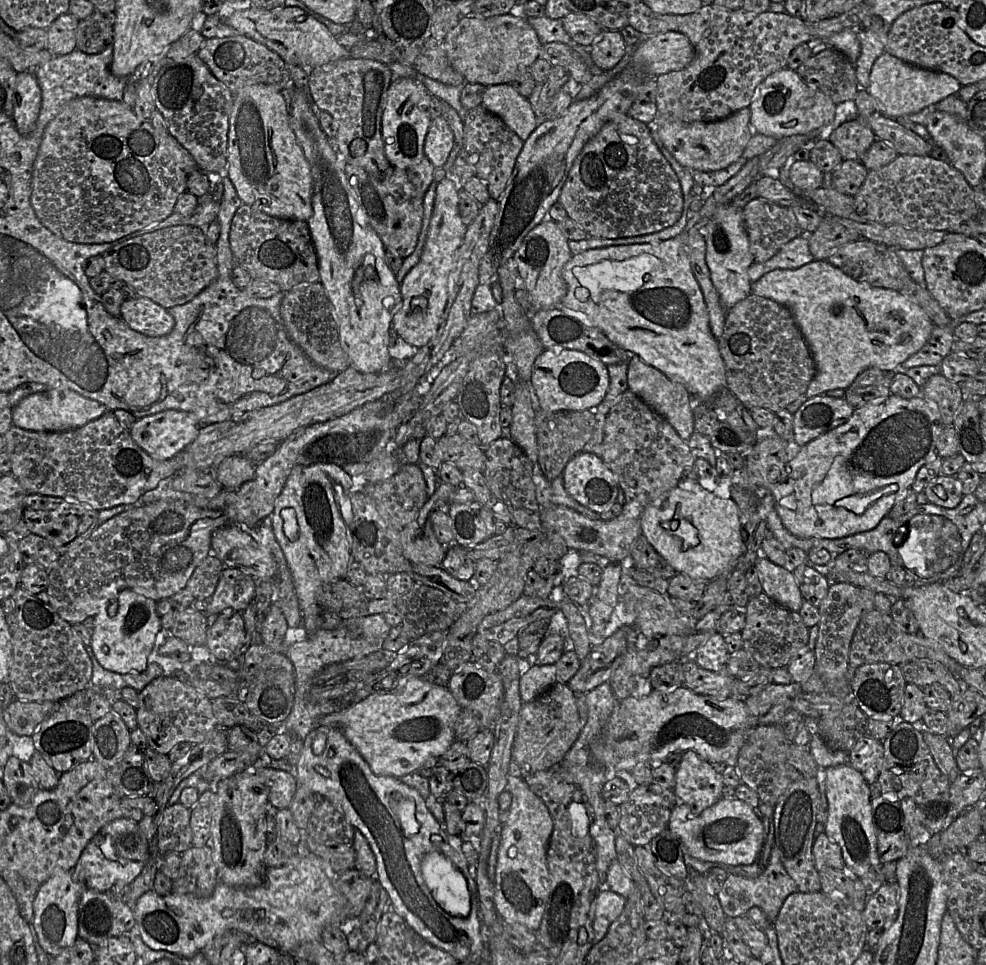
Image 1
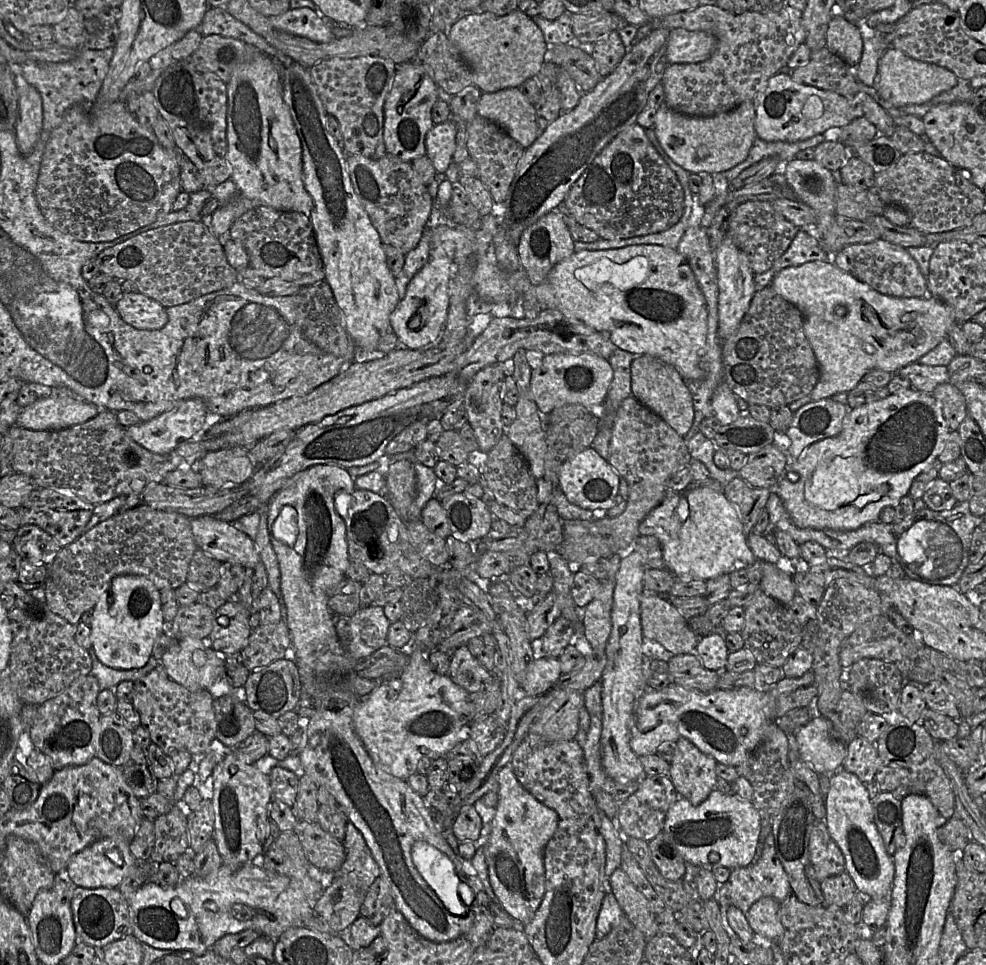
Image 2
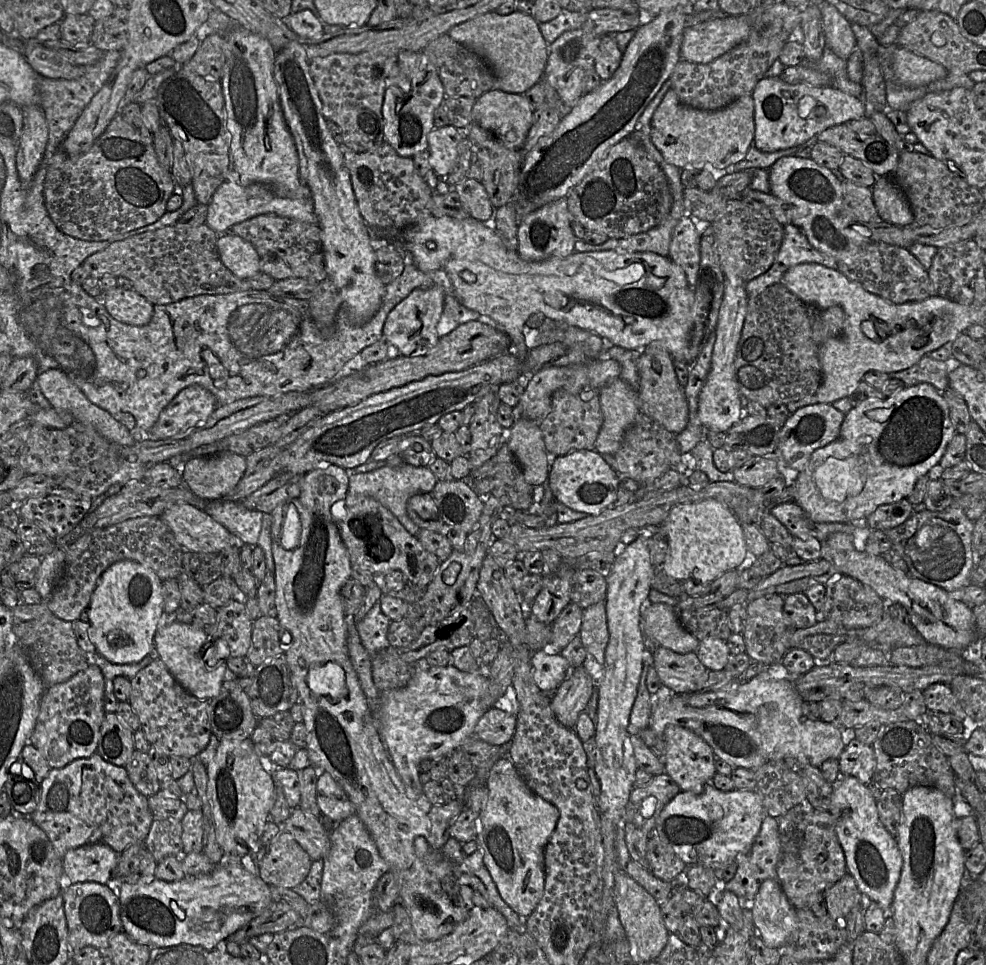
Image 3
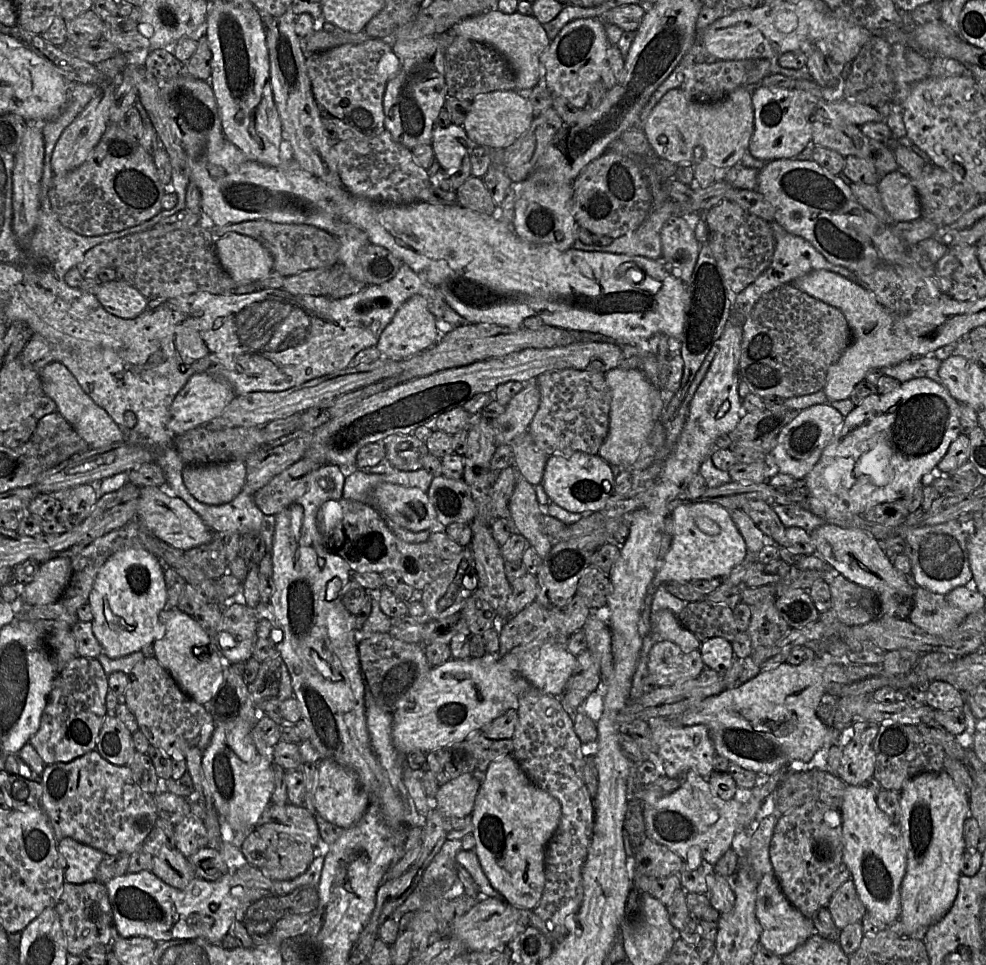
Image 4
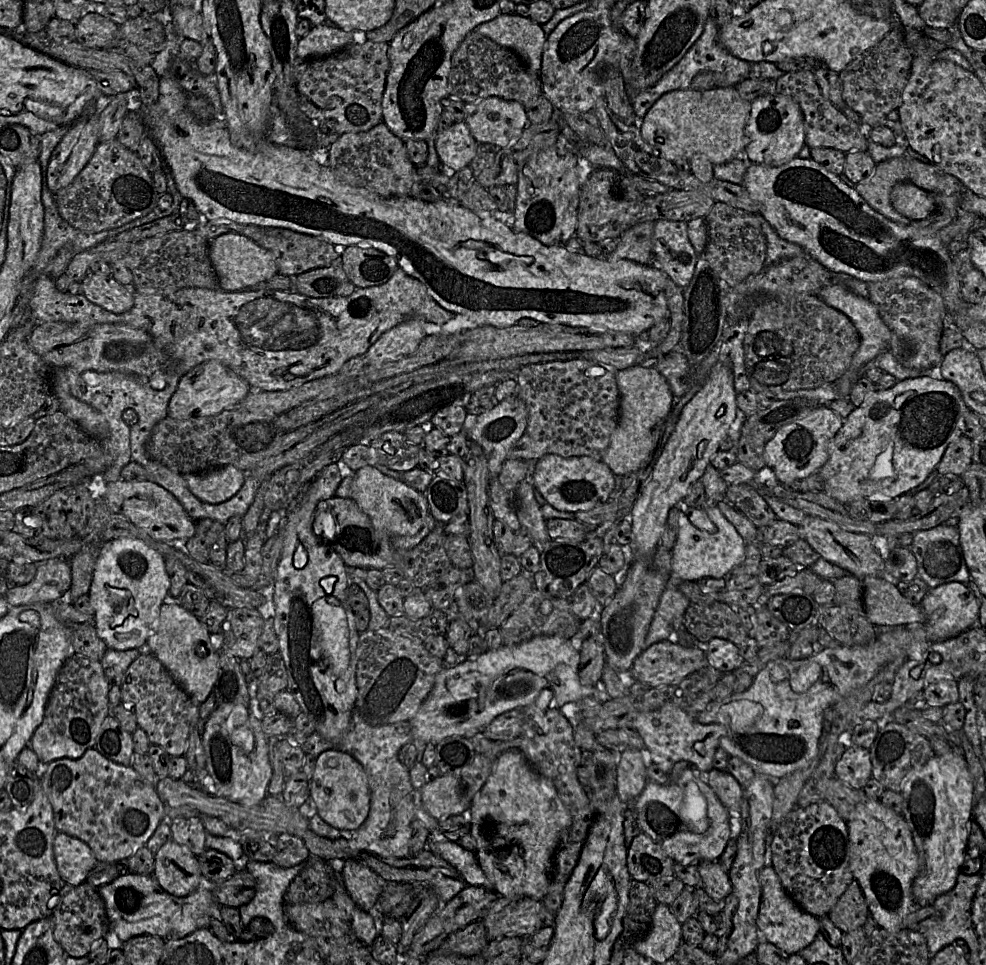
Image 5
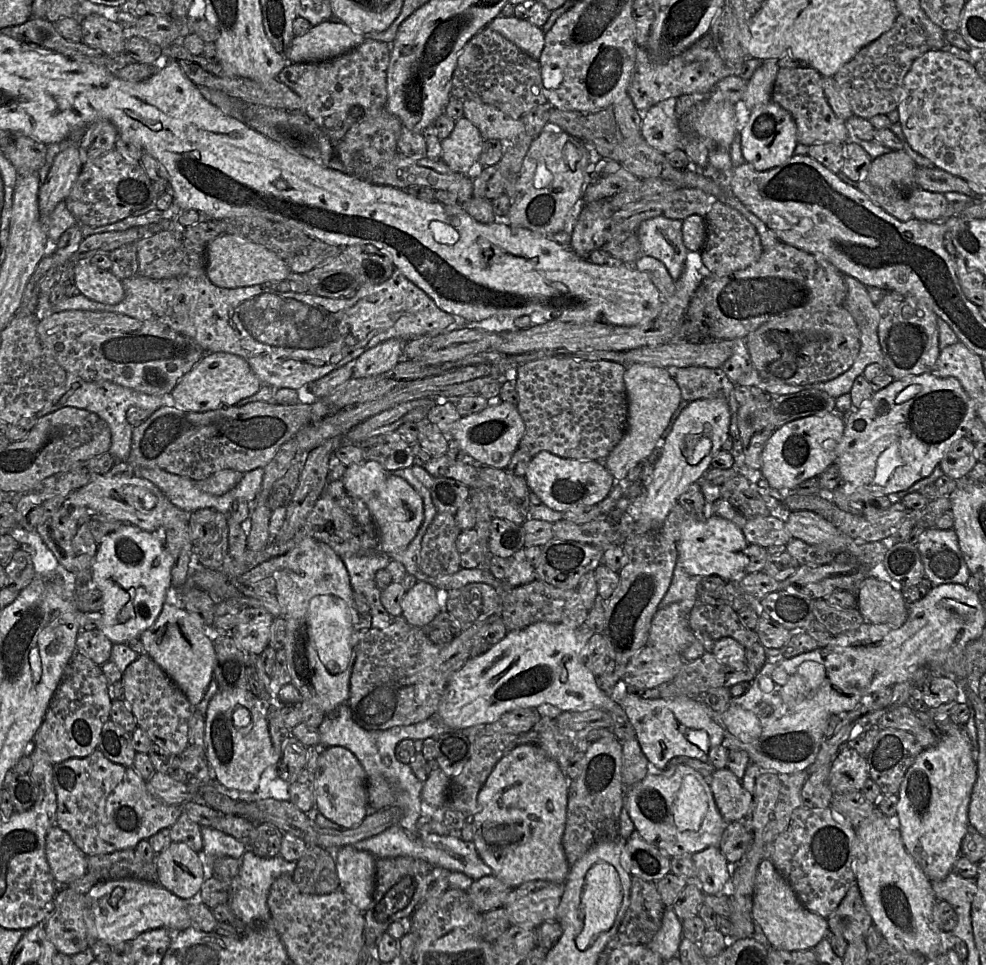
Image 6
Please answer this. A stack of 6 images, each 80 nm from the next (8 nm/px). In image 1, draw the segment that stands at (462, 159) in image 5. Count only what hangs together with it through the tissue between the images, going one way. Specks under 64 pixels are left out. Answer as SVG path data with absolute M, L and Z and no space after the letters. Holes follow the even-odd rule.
M431 119L424 142L424 155L435 168L445 164L454 145L454 134L445 119Z

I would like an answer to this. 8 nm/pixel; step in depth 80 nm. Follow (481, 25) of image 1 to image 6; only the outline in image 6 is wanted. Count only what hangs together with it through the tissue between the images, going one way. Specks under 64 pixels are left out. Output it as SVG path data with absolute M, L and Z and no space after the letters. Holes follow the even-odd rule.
M496 17L488 26L503 37L514 43L533 59L539 61L545 44L545 35L540 27L528 19L511 17Z

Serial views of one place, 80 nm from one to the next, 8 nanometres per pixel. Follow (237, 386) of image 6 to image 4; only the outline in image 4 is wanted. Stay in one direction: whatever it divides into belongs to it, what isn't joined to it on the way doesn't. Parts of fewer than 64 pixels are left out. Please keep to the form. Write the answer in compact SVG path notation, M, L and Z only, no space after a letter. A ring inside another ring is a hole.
M205 373L194 374L178 392L171 404L167 429L174 435L180 435L203 426L219 416L235 397L234 390L225 381Z

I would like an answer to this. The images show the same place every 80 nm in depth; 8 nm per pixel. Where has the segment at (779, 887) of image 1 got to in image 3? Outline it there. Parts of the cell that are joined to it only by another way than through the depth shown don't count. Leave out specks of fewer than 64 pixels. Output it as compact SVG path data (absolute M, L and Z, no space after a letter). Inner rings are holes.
M765 815L761 824L759 834L757 835L750 851L738 854L736 857L737 870L734 877L726 883L717 883L715 888L706 897L713 904L718 906L724 890L735 893L742 905L745 907L745 901L754 901L761 883L766 879L778 881L777 865L782 856L782 842L779 833L778 819Z

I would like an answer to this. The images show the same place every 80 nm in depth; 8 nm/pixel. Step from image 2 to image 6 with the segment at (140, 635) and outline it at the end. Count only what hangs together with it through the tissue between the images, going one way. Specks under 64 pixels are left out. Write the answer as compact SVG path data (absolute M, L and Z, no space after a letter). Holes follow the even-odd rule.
M122 523L98 544L92 565L91 583L102 595L100 629L113 644L126 644L131 639L139 638L155 622L172 588L171 565L172 559L166 549L163 534L145 531L130 523Z

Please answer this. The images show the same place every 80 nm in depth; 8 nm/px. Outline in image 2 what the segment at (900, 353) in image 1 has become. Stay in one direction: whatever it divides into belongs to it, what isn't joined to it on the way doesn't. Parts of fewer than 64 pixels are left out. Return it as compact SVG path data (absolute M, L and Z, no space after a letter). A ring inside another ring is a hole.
M814 260L786 267L774 276L770 287L797 307L804 317L804 333L813 349L820 372L819 380L809 395L813 401L831 398L841 392L848 393L871 370L879 369L895 374L903 367L918 362L947 338L949 327L957 322L952 309L935 297L896 298L883 295L839 269L831 260ZM838 305L846 308L845 316L835 315L834 308Z

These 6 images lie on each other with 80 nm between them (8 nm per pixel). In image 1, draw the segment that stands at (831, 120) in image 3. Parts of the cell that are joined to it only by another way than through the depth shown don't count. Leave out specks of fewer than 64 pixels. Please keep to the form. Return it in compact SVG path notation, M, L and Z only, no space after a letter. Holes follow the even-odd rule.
M783 68L770 74L757 88L749 105L754 132L776 139L828 131L836 125L837 105L820 90L809 86L796 70Z

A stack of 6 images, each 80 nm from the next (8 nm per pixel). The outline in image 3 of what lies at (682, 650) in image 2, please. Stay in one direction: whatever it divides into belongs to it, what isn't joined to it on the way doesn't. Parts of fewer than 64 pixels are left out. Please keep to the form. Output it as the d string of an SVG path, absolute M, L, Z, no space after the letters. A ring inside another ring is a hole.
M665 603L643 606L643 632L676 653L696 652L699 646L699 640L682 626L677 609Z

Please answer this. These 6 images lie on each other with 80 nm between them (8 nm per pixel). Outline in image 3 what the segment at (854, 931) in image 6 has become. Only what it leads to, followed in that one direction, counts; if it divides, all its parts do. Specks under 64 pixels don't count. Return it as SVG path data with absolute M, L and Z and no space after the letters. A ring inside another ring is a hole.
M849 873L845 874L824 892L829 915L844 919L853 908L862 906L861 895L855 879Z

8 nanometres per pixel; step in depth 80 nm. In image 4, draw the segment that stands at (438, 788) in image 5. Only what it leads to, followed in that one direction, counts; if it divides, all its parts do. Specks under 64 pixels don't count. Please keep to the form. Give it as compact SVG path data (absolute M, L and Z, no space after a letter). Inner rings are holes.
M463 774L441 785L432 801L446 819L472 813L482 782L473 774Z

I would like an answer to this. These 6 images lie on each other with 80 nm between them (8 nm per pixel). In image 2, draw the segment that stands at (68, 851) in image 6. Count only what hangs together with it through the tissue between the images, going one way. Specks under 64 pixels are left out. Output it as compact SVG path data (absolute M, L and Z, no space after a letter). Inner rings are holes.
M122 837L100 839L71 857L64 875L74 886L84 888L117 888L137 866L138 860L130 851L130 842Z

